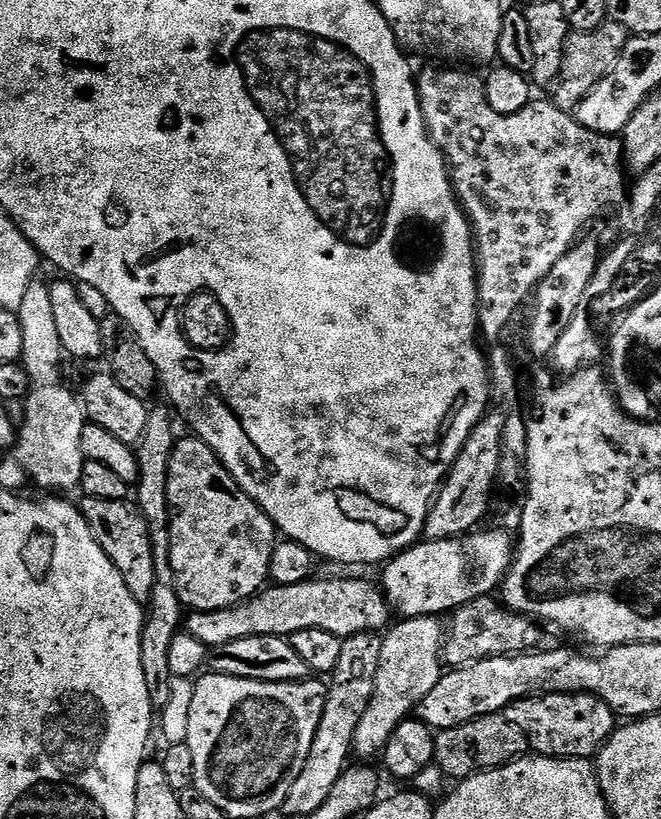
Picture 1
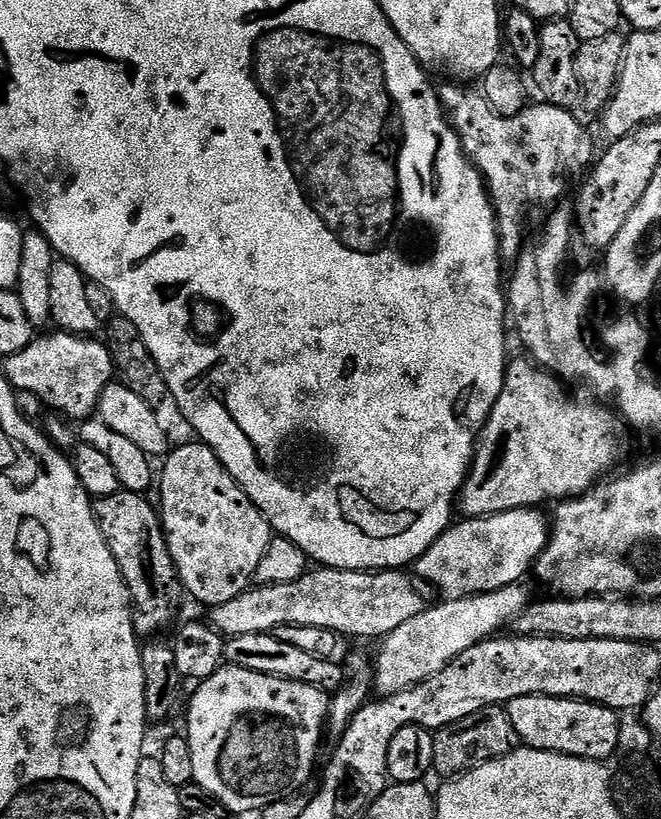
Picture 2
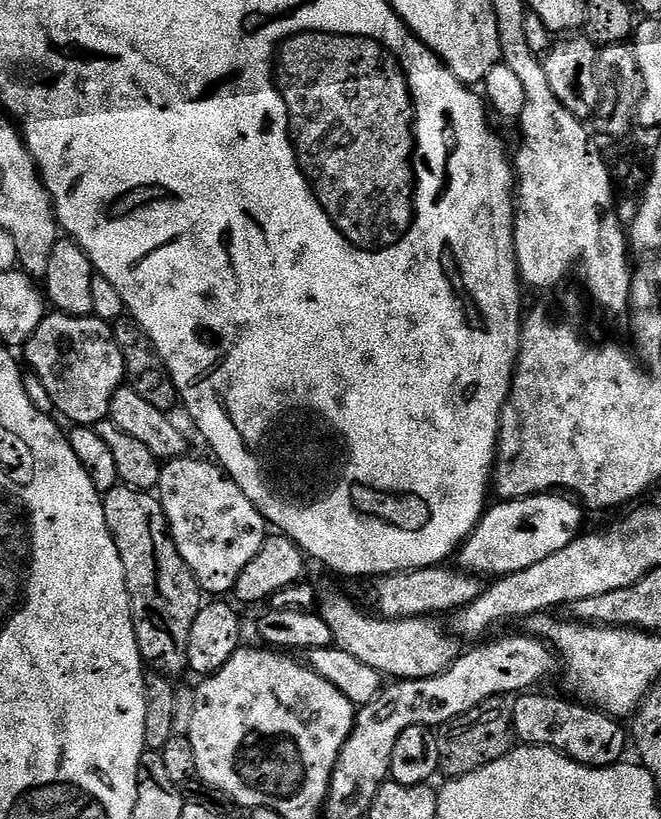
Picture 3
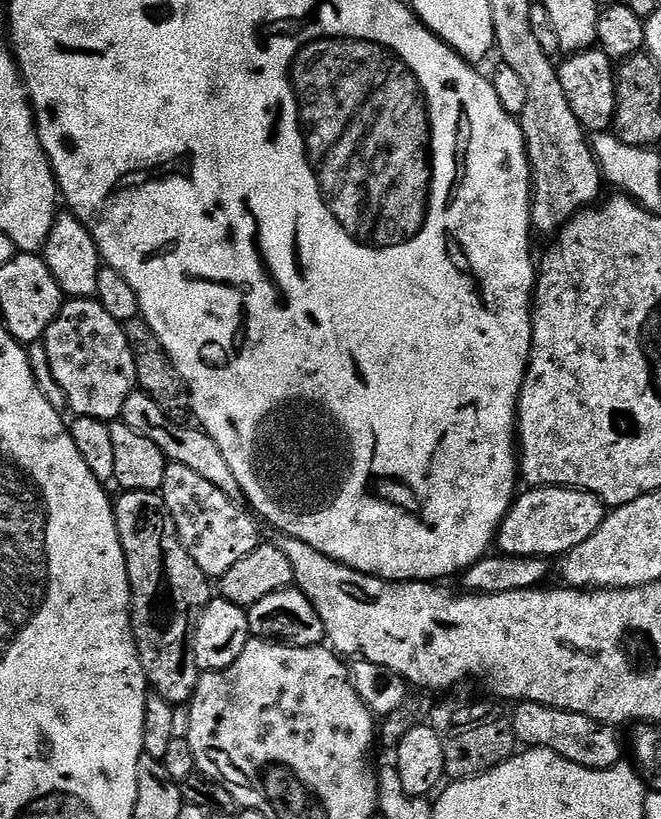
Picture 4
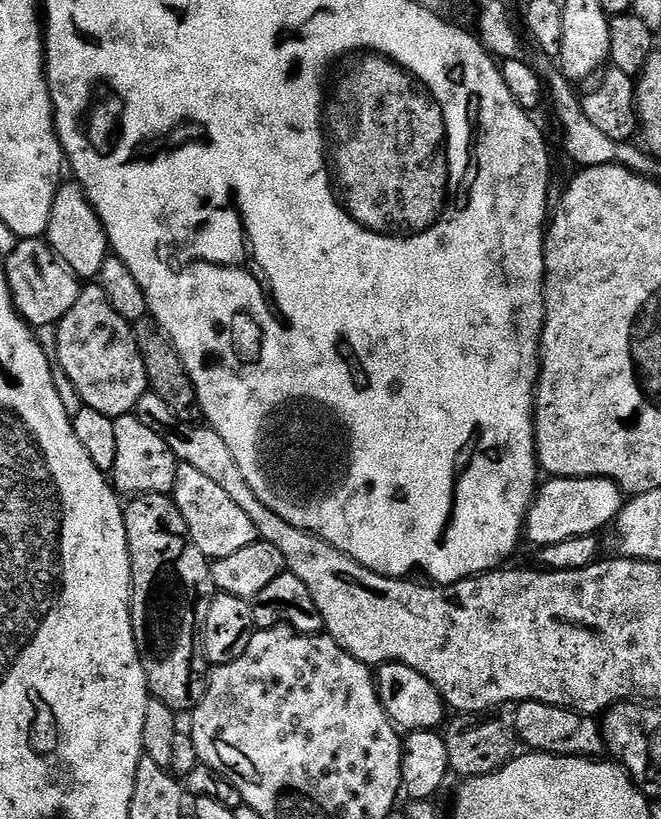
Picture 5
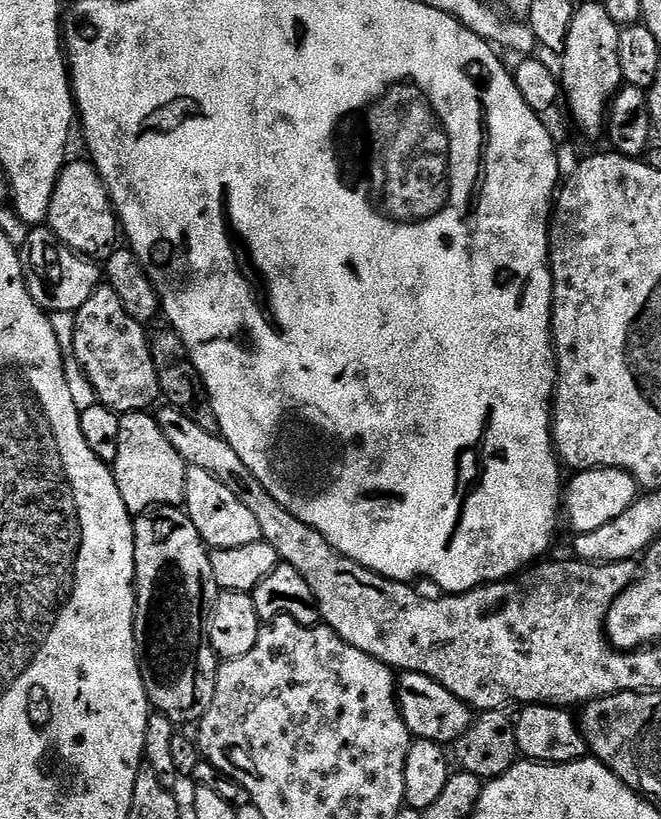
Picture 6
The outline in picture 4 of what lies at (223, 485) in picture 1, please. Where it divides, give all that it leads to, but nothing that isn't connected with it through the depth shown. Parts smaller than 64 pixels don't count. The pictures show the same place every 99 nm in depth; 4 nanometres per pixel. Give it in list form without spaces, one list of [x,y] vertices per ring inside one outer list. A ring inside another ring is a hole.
[[[169,463],[162,495],[174,518],[181,542],[209,578],[226,574],[230,566],[246,558],[246,554],[262,542],[257,517],[243,503],[222,494],[218,486],[206,482],[202,474],[194,474],[194,470],[186,466]]]

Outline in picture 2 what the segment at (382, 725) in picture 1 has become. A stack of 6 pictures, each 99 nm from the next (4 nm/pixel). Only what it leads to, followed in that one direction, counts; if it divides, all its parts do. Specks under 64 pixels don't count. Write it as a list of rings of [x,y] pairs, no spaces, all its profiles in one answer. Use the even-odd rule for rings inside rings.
[[[523,583],[502,586],[493,592],[476,593],[473,596],[460,597],[457,600],[445,599],[437,608],[428,606],[424,612],[410,622],[405,622],[398,629],[383,638],[380,653],[374,656],[374,688],[381,697],[393,696],[402,690],[421,684],[426,678],[438,674],[458,654],[470,650],[470,646],[481,644],[482,641],[495,637],[506,624],[511,625],[528,608],[530,597],[523,588]]]

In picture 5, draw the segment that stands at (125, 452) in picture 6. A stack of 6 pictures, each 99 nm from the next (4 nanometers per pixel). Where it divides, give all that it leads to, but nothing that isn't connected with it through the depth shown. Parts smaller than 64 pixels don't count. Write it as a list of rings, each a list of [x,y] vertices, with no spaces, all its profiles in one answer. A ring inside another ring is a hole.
[[[135,414],[118,416],[114,419],[114,431],[118,441],[118,455],[114,461],[114,470],[110,474],[110,483],[117,493],[128,498],[149,496],[150,494],[169,495],[176,481],[176,455],[154,434],[154,430],[142,426]]]

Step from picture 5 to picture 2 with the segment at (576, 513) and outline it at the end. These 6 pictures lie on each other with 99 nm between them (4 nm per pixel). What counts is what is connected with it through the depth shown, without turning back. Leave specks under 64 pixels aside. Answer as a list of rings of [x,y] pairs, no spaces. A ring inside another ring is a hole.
[[[519,508],[500,512],[497,515],[484,517],[469,517],[462,522],[449,525],[430,549],[416,560],[415,575],[438,588],[445,599],[457,600],[460,597],[473,596],[476,593],[493,592],[502,586],[519,583],[527,571],[531,571],[537,557],[544,552],[550,539],[550,522],[538,508]]]

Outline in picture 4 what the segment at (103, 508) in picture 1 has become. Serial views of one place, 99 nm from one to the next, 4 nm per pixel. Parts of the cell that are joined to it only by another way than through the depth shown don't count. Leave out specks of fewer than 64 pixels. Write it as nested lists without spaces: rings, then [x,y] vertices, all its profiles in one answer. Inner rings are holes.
[[[125,491],[120,495],[124,496],[115,497],[114,500],[116,525],[132,591],[132,637],[136,639],[136,649],[144,667],[144,676],[148,680],[149,689],[167,704],[187,705],[196,692],[202,675],[194,662],[194,630],[200,611],[214,599],[214,588],[213,585],[212,588],[208,585],[211,584],[210,578],[200,569],[198,562],[194,562],[194,558],[181,542],[174,518],[160,492]]]

